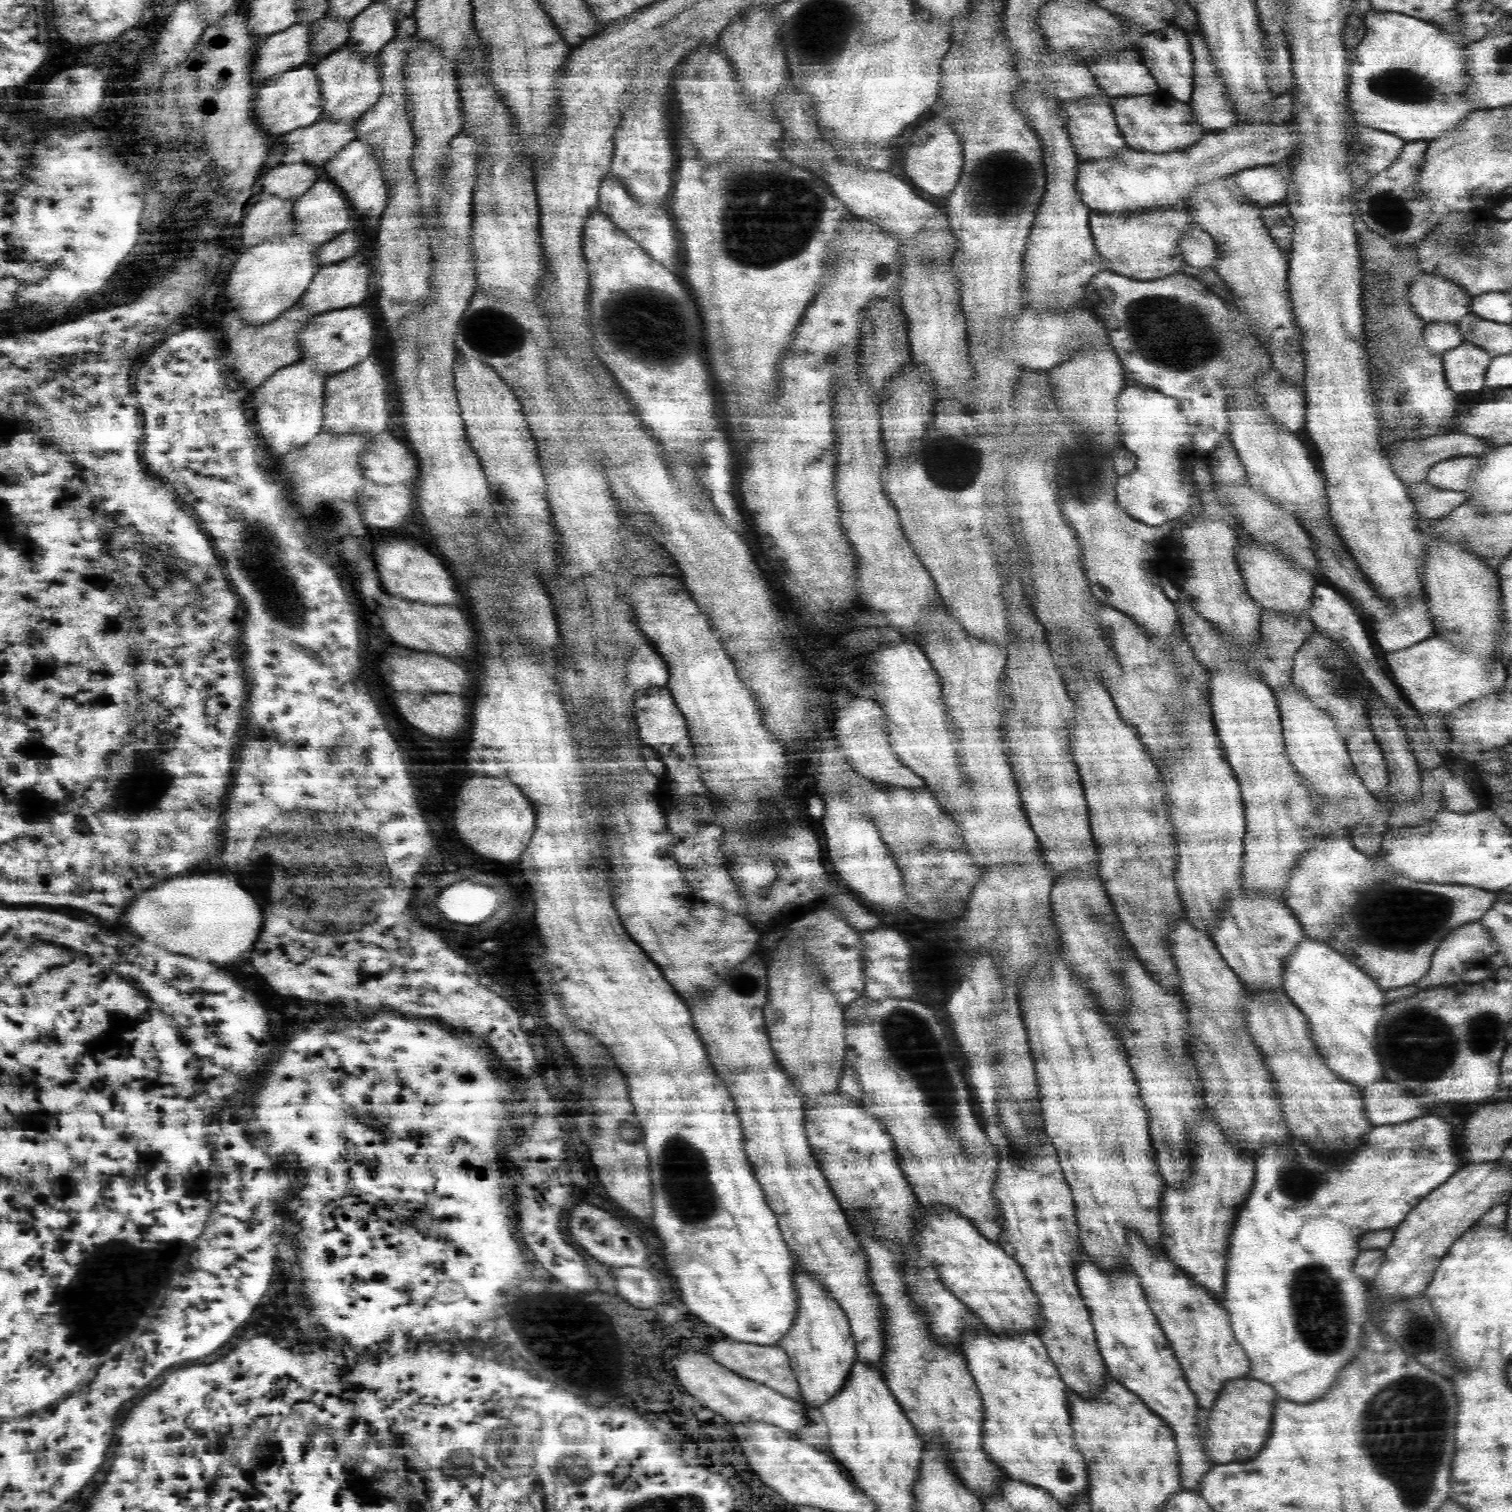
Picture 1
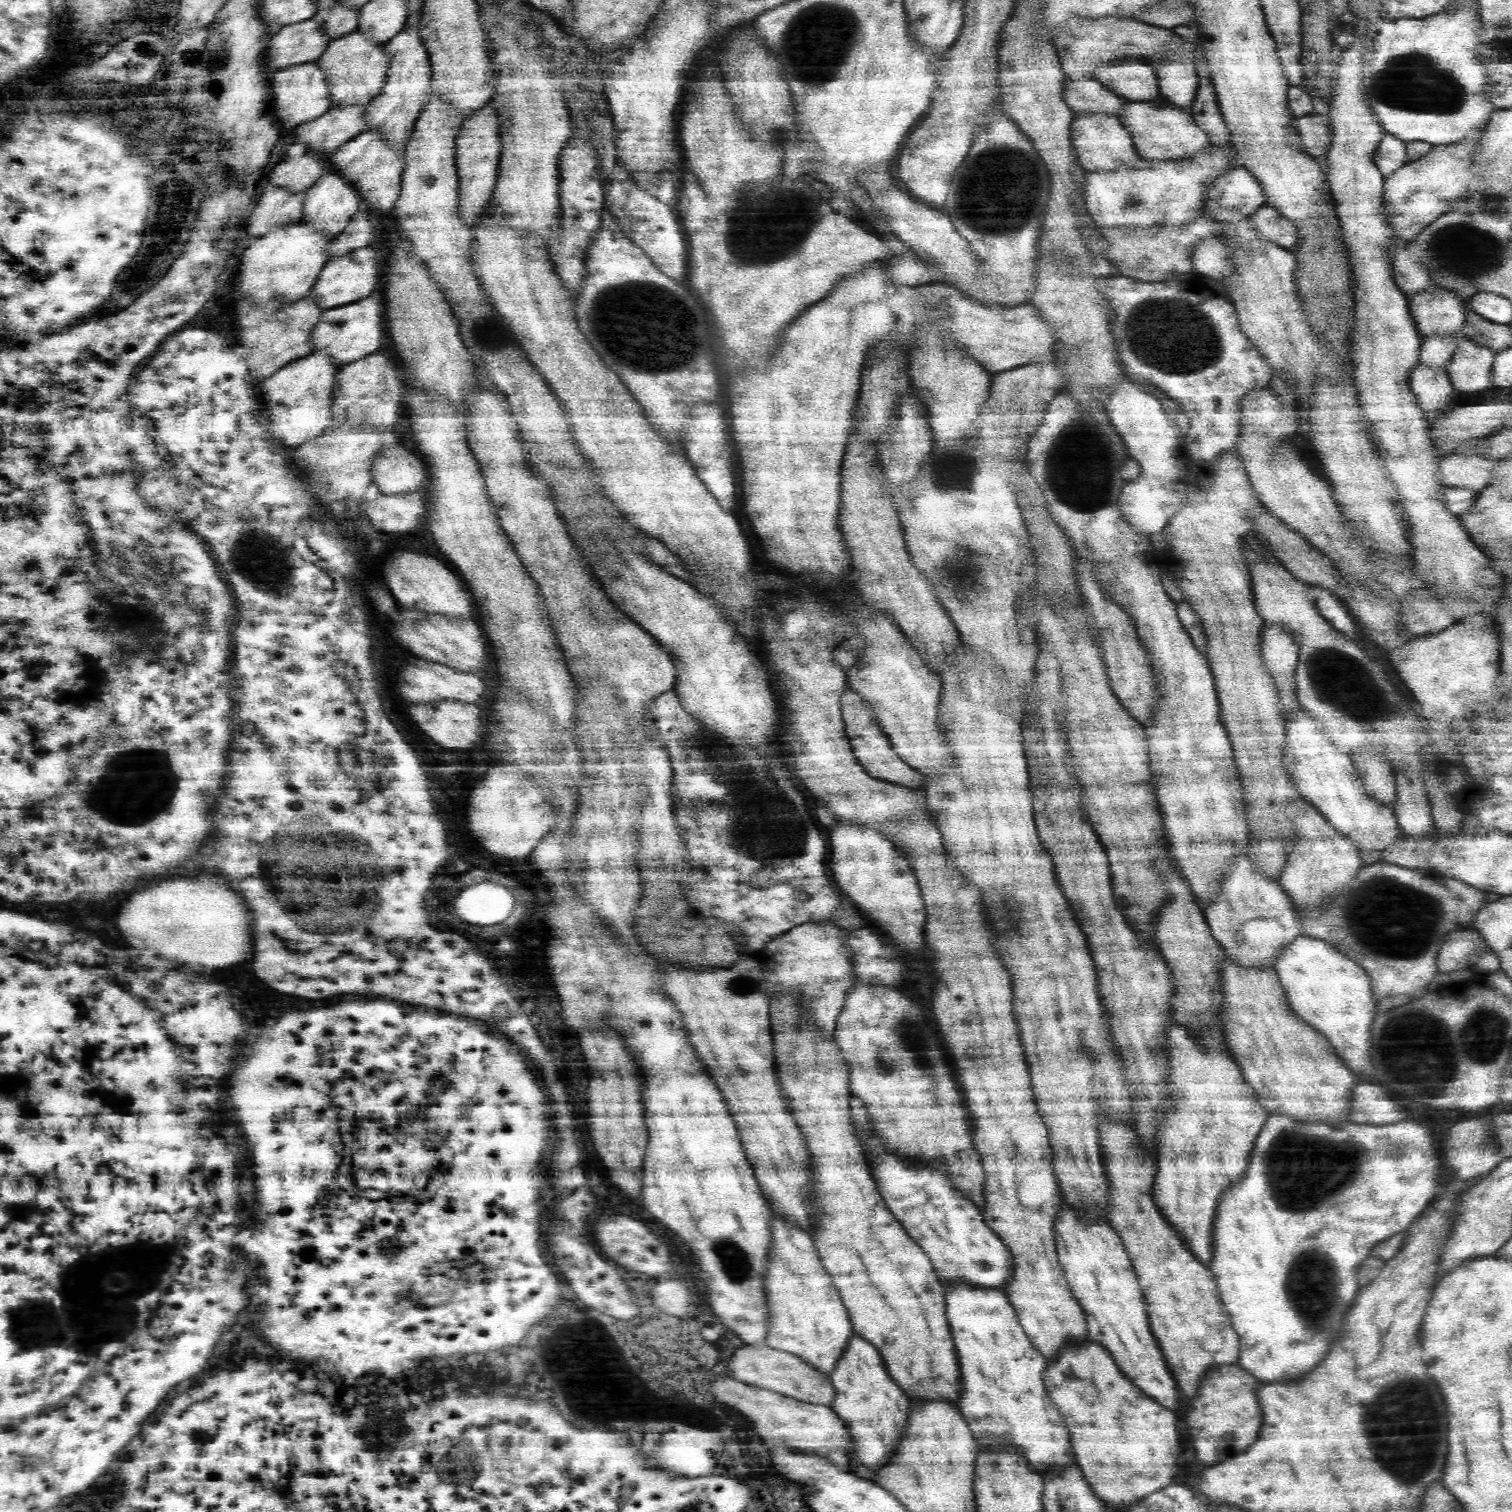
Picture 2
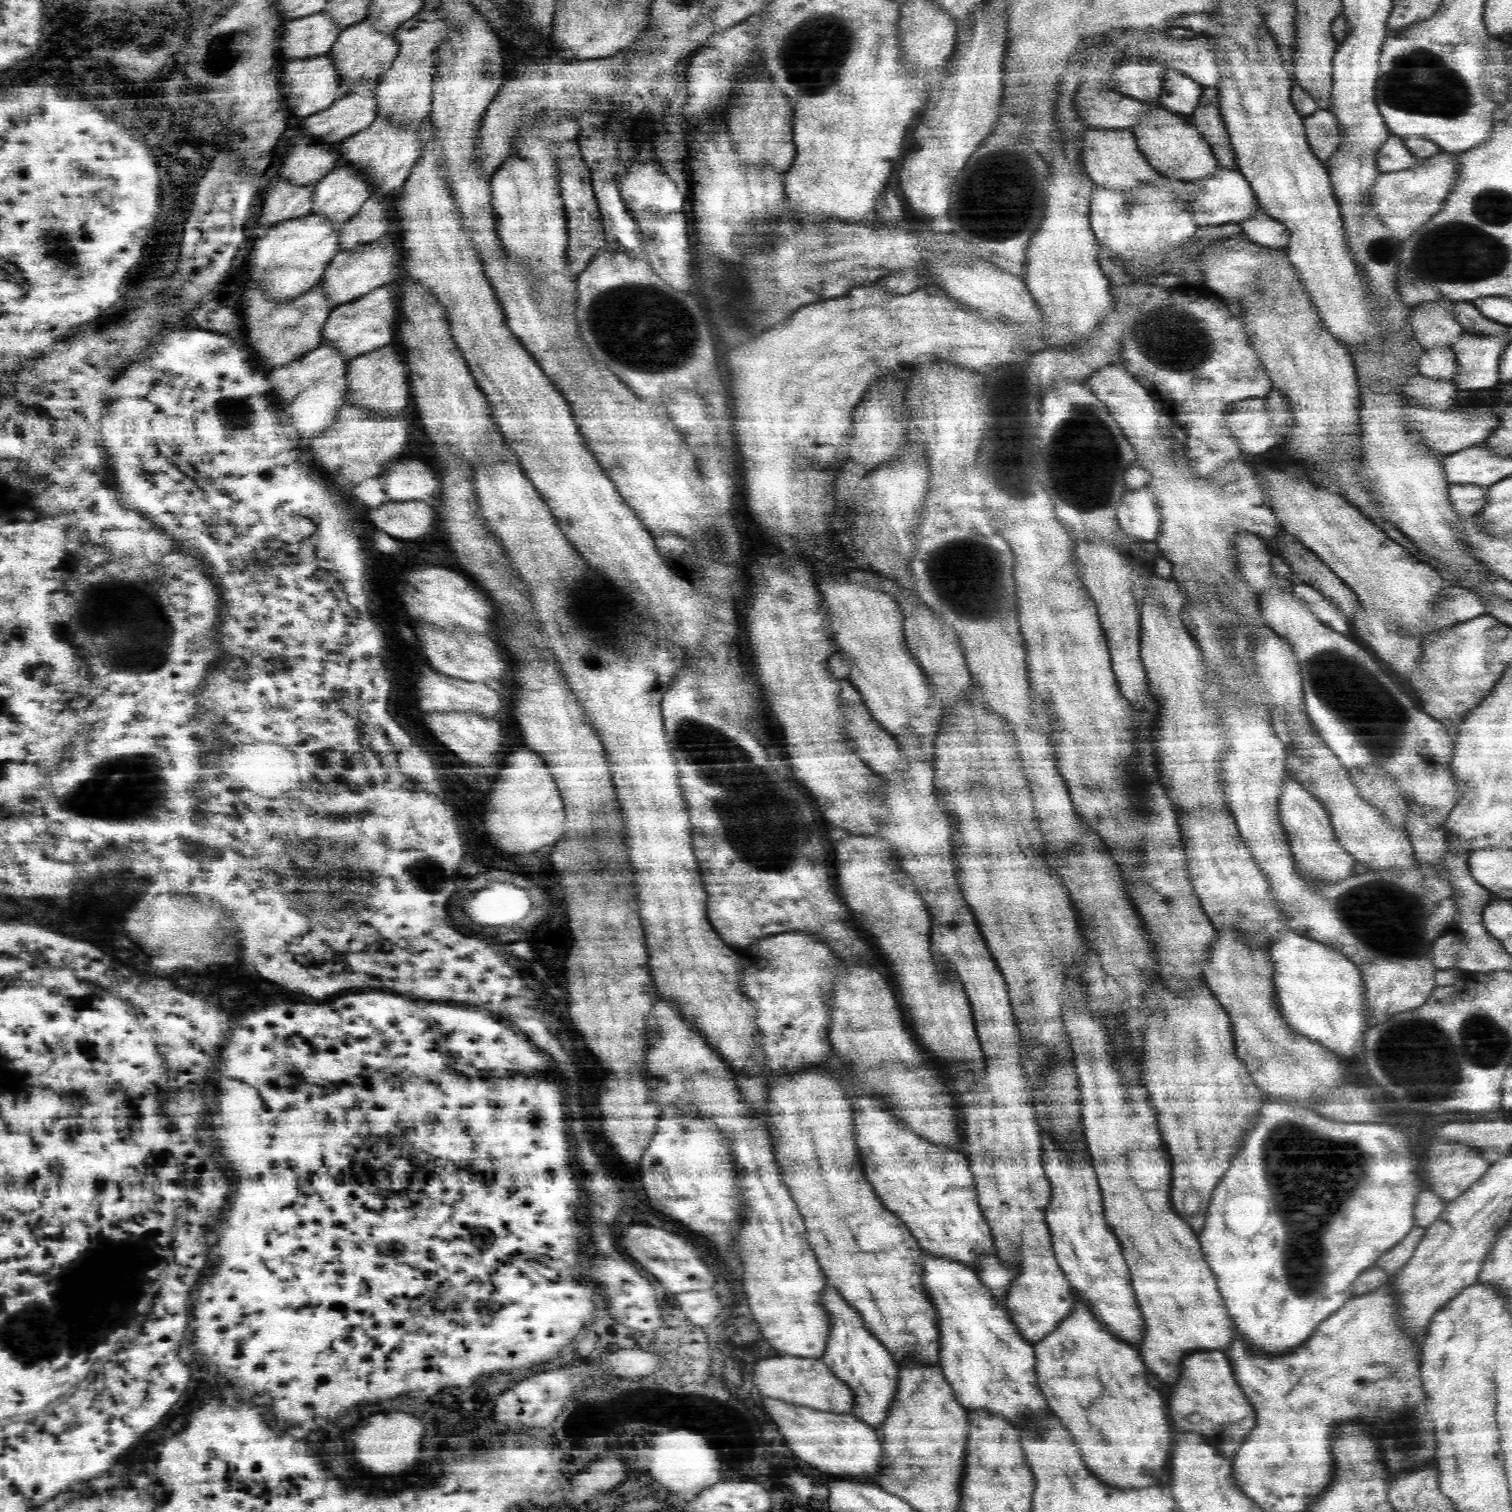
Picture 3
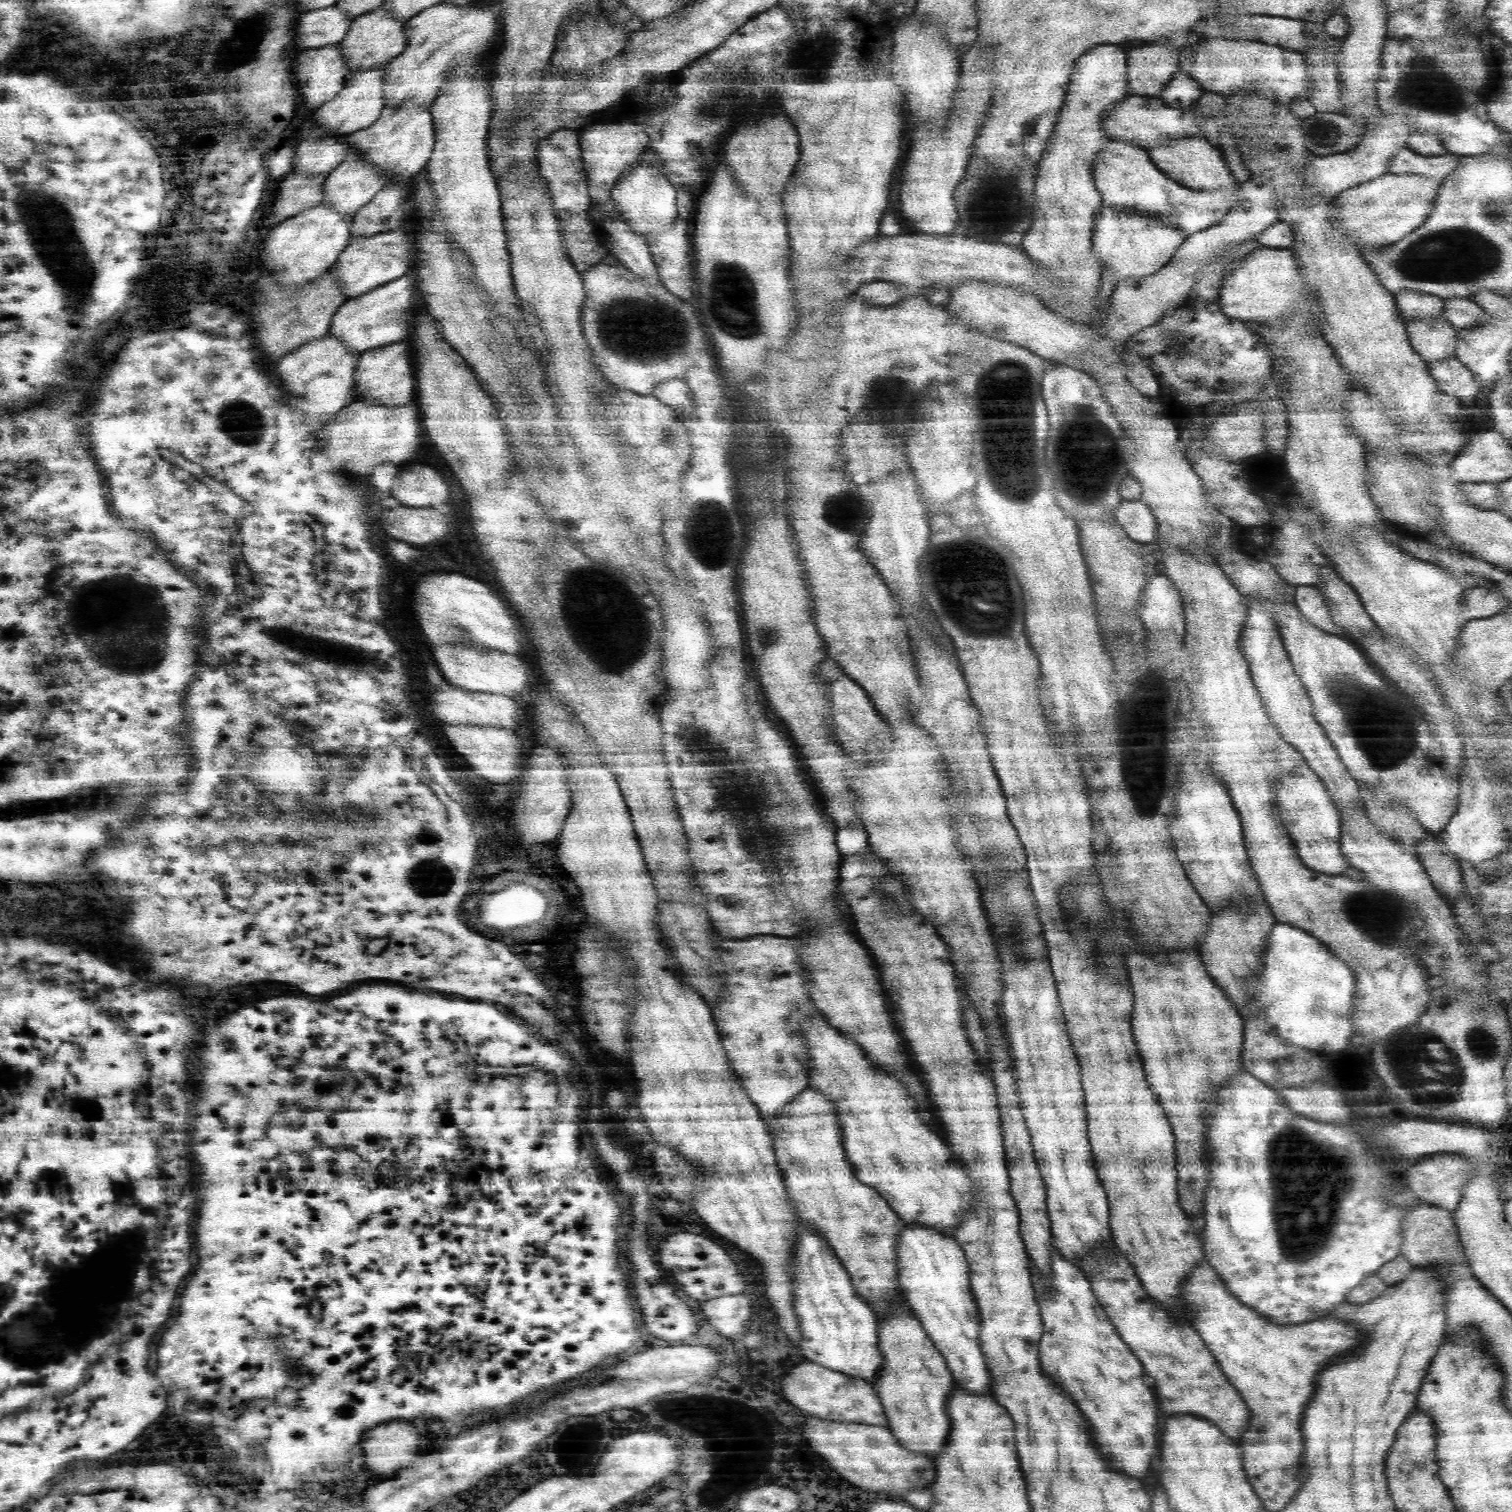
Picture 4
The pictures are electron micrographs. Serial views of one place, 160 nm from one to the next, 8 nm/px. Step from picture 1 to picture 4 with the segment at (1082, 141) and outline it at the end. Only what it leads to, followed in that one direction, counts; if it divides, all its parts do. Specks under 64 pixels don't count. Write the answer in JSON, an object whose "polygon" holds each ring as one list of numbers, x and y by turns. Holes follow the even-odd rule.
{"polygon":[[1129,139,1116,142,1103,142,1101,149,1094,154,1094,168,1092,170,1095,186,1098,189,1102,202,1113,206,1124,206,1126,209,1144,211,1145,214,1164,215,1174,218,1168,220,1170,225,1181,227,1186,234,1191,235,1206,227,1214,226,1222,216,1234,206,1238,206,1236,192,1238,186,1232,184,1224,190,1194,190,1182,186,1168,178,1152,161,1149,154,1142,147]]}

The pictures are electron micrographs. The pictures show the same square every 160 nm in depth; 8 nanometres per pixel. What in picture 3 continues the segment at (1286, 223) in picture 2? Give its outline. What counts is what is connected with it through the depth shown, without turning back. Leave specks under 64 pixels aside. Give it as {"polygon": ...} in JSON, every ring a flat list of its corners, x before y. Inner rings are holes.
{"polygon":[[1261,211,1240,224,1242,224,1240,228,1242,240,1258,242,1262,246,1272,246,1274,249,1285,248,1291,237,1286,225]]}

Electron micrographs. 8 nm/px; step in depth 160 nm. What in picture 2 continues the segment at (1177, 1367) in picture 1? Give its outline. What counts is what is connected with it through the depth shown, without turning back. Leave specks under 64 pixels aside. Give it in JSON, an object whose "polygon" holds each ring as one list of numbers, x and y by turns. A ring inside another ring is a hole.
{"polygon":[[1065,1204,1054,1226,1058,1261,1064,1269,1068,1286,1086,1315,1089,1340,1101,1344,1109,1356,1114,1356,1120,1370,1154,1400,1170,1410,1178,1410,1178,1388,1170,1376,1152,1327,1130,1257,1116,1231,1107,1224,1079,1224,1070,1205]]}

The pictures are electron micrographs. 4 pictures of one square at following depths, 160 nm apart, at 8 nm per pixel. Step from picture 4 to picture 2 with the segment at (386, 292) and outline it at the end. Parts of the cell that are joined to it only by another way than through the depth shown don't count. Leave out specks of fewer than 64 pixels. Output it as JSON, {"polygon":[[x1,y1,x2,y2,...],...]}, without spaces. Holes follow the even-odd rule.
{"polygon":[[372,294,370,298,364,298,362,302,326,310,310,333,312,352,330,357,330,361,334,364,348,364,358,358,364,358,376,352,380,348,380,342,384,344,386,340,385,310,382,310,382,300,376,294]]}

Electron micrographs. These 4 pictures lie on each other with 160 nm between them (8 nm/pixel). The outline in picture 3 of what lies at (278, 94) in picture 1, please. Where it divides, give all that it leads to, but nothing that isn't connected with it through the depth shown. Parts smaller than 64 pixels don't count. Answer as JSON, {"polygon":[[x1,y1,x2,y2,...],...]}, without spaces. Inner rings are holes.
{"polygon":[[327,55,318,56,318,58,306,58,302,62,288,62,286,64,286,74,284,74,284,86,286,86,286,102,288,106,294,110,296,116,310,116,310,114,320,113,321,110,328,109,333,102,340,96,337,94,339,90,338,73,334,70,330,58]]}

